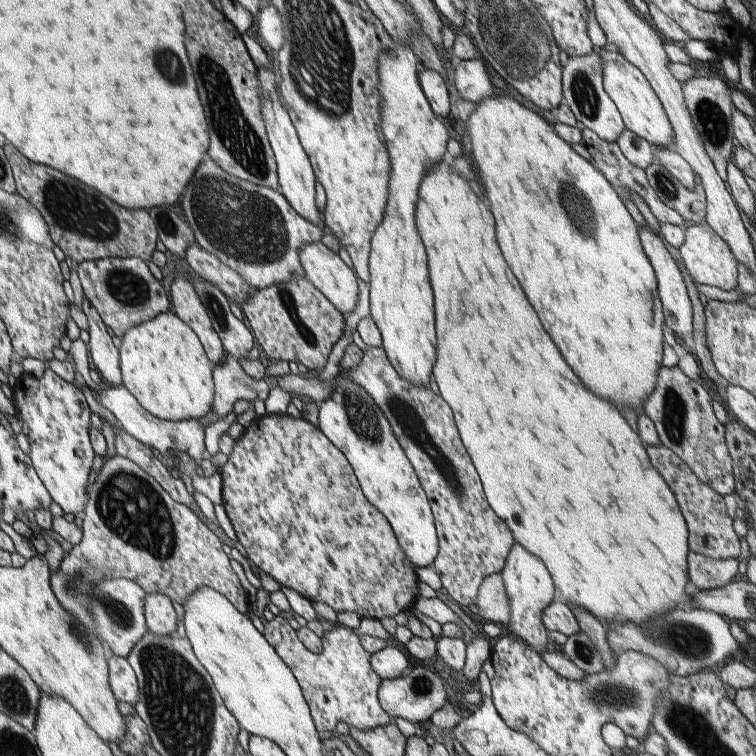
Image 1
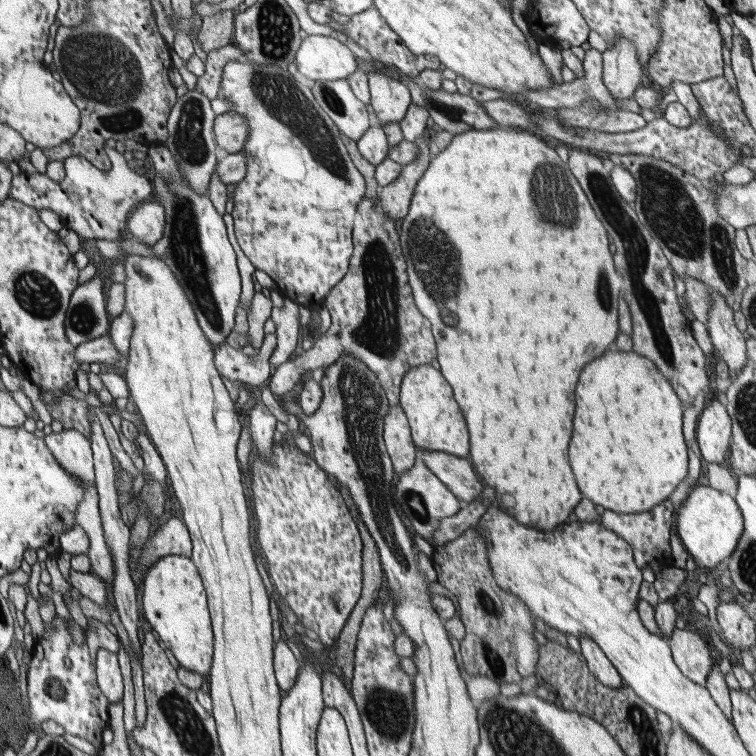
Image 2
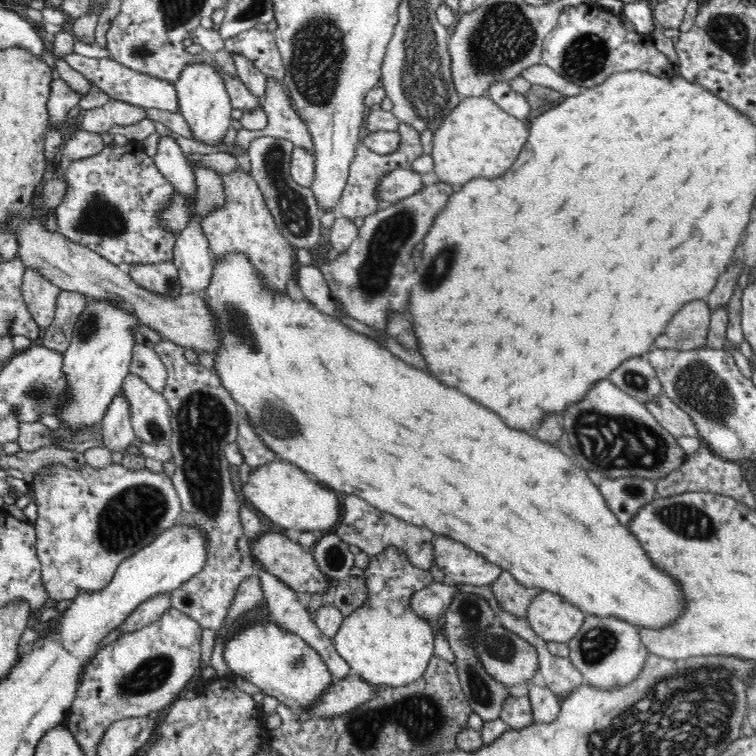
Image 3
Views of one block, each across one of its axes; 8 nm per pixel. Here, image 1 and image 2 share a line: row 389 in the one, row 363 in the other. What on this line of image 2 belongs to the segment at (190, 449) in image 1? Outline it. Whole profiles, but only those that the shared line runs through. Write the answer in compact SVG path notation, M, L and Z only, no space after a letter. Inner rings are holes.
M108 334L84 341L77 346L77 358L82 362L97 362L105 370L123 374L128 362L128 354L118 354Z

